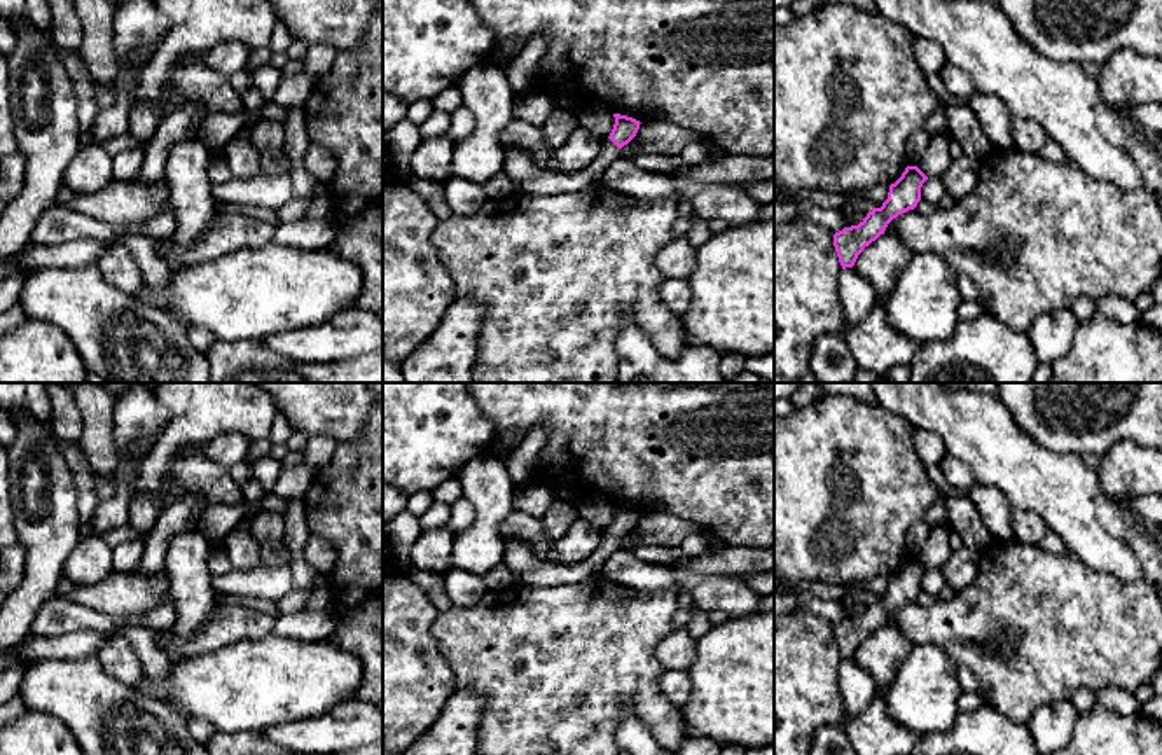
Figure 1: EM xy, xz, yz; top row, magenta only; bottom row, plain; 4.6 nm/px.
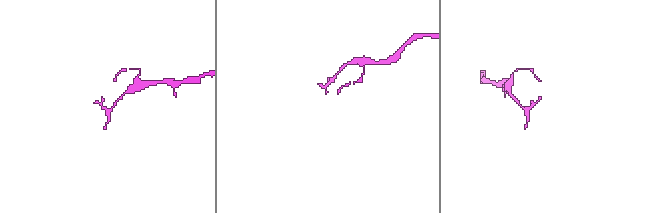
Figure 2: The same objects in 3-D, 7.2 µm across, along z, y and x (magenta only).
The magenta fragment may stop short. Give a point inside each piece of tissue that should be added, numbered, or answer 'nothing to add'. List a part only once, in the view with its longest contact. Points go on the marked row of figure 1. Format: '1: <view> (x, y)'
1: xz (526, 175)

